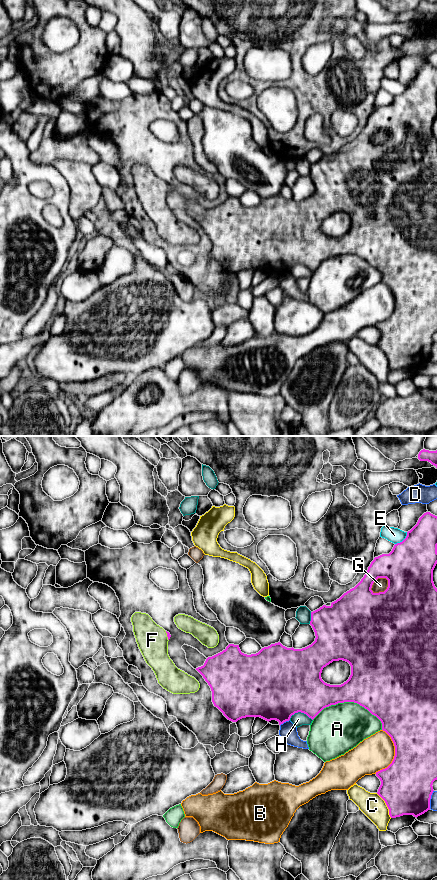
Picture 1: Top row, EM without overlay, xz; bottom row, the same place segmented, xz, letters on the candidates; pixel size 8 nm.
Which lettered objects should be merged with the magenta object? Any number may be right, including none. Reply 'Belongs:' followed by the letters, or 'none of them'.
Belongs: F

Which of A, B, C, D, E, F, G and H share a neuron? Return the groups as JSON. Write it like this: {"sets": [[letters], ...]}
{"sets": [["A"], ["B"], ["C"], ["D"], ["E"], ["F"], ["G"], ["H"]]}

